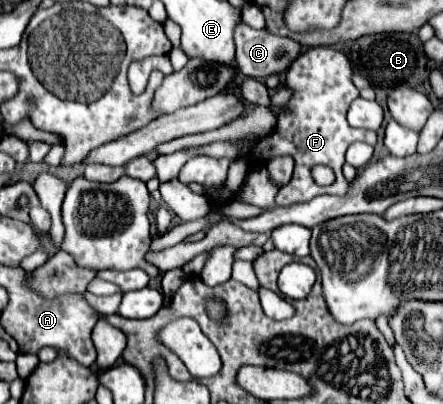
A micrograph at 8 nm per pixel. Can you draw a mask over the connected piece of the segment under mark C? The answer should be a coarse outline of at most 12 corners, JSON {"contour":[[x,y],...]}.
{"contour":[[235,30],[237,68],[251,78],[283,74],[299,42]]}

